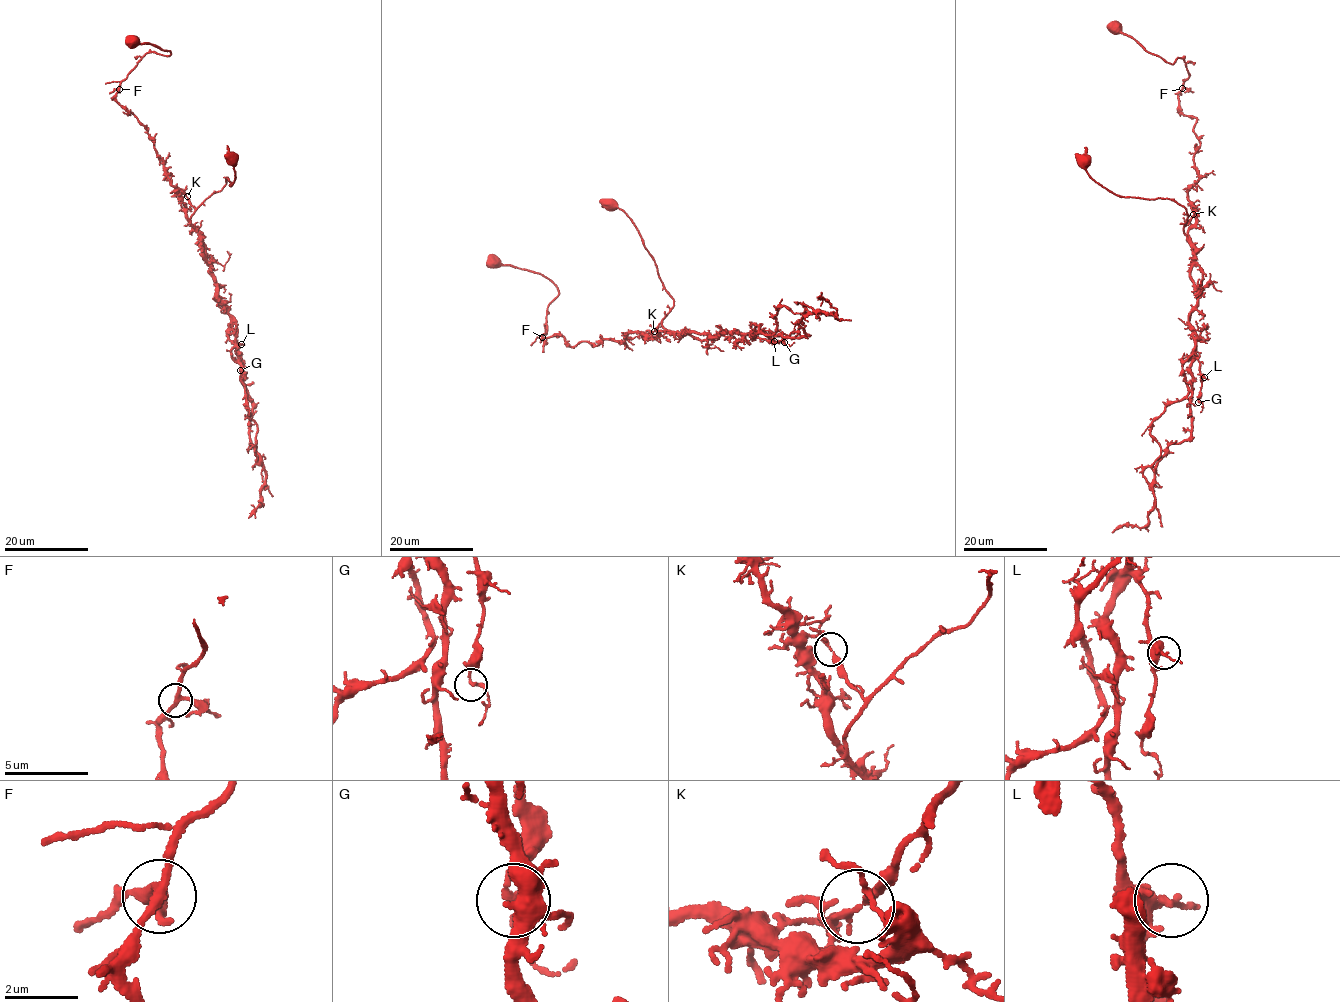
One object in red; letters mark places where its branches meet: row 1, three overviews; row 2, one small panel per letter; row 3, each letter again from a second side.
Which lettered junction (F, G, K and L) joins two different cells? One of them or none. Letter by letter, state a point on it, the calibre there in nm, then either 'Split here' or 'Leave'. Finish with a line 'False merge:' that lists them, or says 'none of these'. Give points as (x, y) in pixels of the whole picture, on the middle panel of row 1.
F: Place: (542, 337). Thickness 200 nm. Leave
G: Place: (784, 342). Thickness 170 nm. Leave
K: Place: (654, 331). Thickness 170 nm. Split here
L: Place: (774, 341). Thickness 240 nm. Leave
False merge: K

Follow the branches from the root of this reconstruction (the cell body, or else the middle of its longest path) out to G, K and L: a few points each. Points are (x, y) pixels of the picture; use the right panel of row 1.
G: (1191, 248), (1191, 277), (1197, 301), (1188, 324), (1202, 383), (1198, 402)
K: (1191, 248), (1183, 228), (1193, 214)
L: (1191, 248), (1191, 277), (1197, 301), (1188, 324), (1195, 357), (1204, 377)

